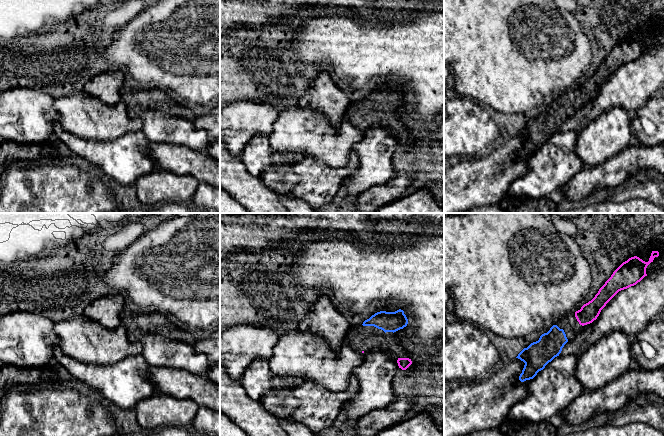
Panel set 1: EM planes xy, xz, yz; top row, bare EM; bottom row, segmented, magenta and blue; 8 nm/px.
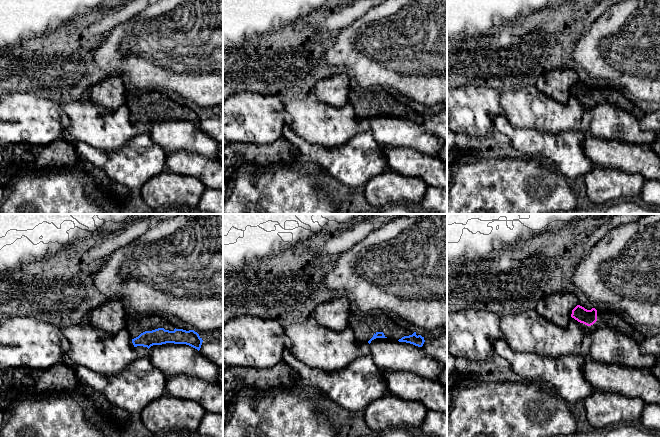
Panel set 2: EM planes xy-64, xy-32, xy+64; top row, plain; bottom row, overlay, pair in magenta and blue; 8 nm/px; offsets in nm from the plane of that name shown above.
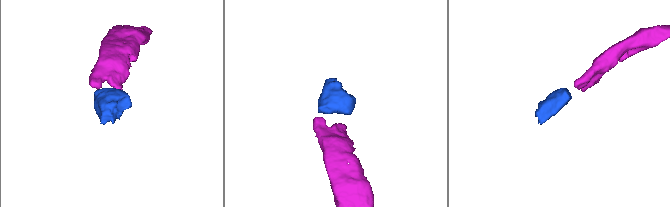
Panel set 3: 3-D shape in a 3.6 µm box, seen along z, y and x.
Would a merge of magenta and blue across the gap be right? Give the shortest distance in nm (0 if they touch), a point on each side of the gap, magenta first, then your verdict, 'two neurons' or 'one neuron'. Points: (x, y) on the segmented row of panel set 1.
140 nm | yz (577, 320), (563, 330) | one neuron

